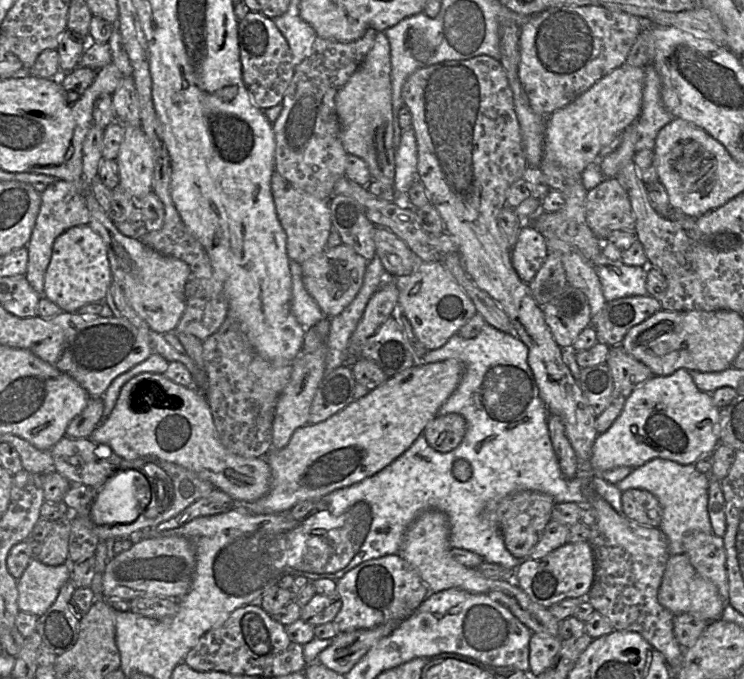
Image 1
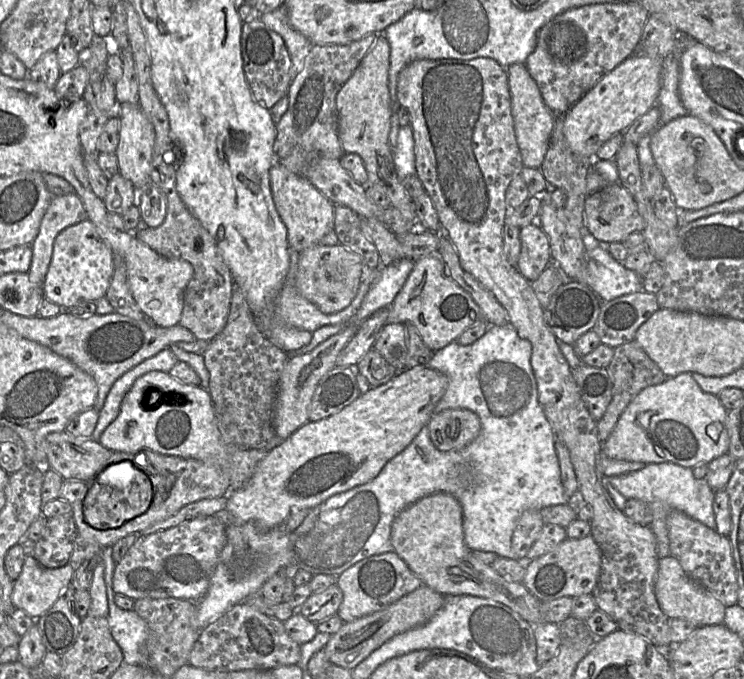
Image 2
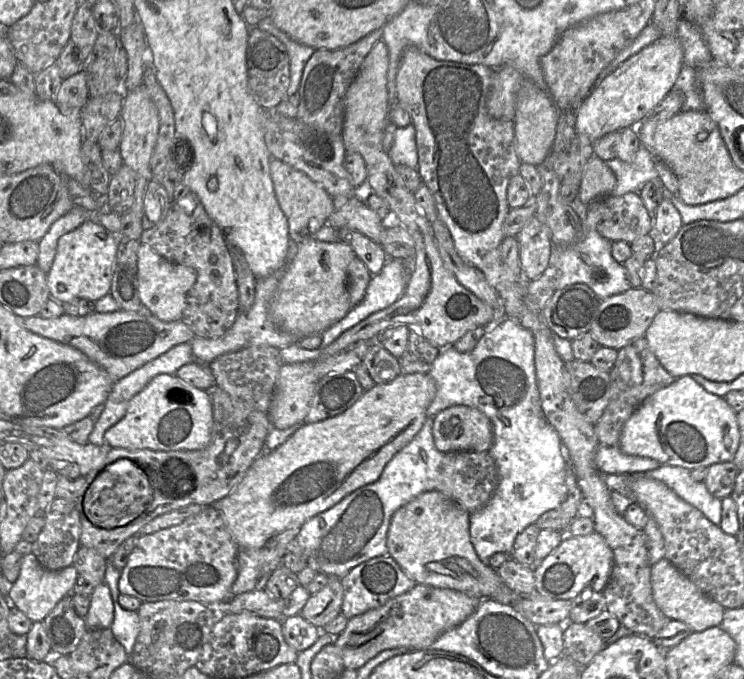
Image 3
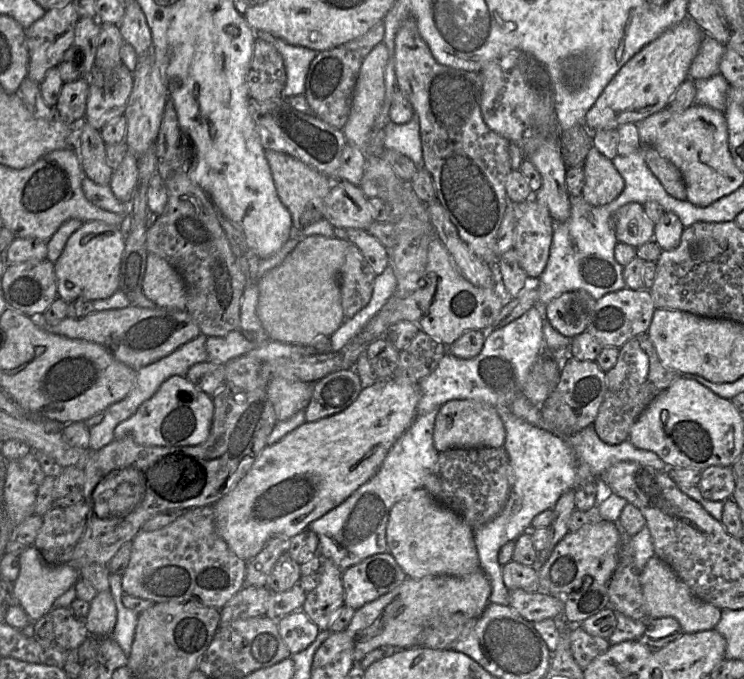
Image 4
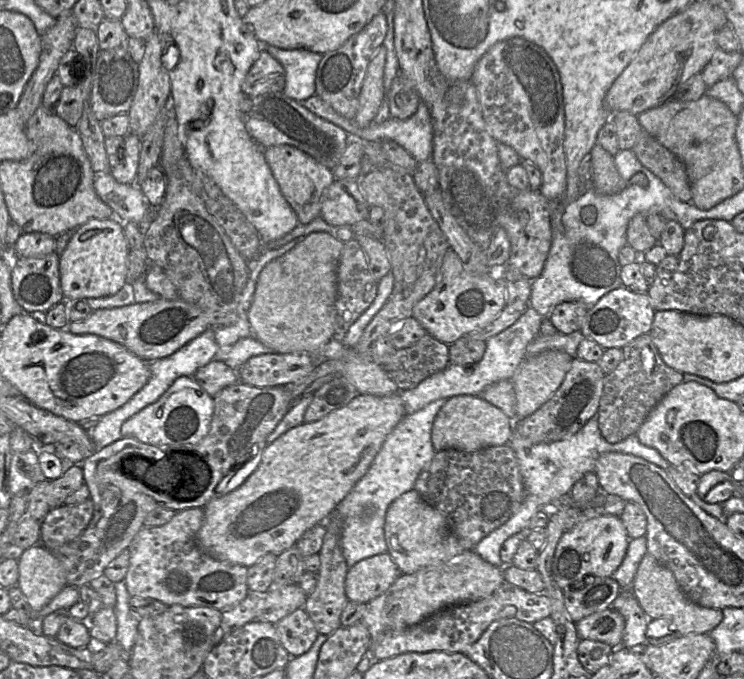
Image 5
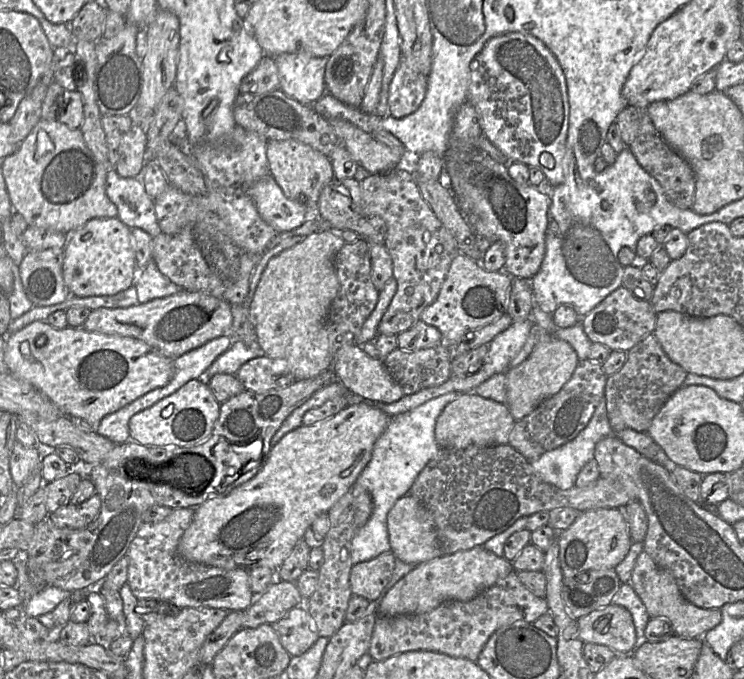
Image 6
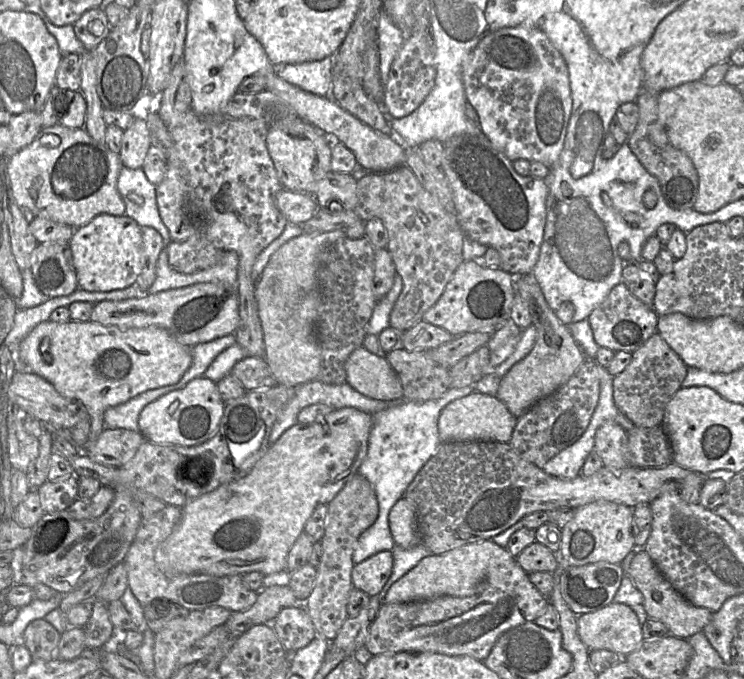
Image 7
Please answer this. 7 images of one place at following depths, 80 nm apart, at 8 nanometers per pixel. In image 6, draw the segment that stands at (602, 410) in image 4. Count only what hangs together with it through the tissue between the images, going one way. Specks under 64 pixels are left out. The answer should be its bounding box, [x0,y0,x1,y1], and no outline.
[604,333,688,432]

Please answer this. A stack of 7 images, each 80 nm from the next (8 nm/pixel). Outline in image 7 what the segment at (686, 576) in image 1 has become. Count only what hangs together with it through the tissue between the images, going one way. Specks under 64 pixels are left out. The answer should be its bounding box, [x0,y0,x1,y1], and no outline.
[626,549,713,639]

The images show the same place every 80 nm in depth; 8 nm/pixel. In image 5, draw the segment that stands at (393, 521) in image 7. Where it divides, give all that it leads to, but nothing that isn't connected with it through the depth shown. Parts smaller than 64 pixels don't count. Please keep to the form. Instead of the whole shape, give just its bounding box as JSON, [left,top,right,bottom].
[384,489,464,574]

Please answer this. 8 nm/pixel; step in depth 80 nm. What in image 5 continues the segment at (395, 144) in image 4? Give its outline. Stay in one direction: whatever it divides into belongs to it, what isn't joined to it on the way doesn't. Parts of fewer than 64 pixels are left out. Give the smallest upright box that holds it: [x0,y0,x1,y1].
[369,101,433,163]

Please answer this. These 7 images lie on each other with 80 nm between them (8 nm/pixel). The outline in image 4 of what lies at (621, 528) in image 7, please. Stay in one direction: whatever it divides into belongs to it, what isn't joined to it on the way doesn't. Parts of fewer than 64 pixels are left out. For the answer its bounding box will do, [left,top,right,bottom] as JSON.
[537,519,622,597]

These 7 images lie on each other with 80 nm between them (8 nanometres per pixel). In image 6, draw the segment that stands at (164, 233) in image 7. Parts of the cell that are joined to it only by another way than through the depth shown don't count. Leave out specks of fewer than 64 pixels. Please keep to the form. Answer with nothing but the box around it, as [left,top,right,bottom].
[106,168,162,237]

